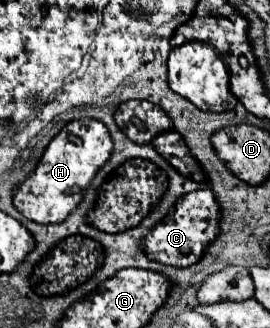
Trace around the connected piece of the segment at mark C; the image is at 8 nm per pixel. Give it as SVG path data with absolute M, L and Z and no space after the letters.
M200 189L178 199L168 217L164 217L164 221L156 225L150 235L146 235L142 249L152 261L174 267L188 267L196 265L196 261L204 257L204 249L208 249L208 245L216 239L216 233L220 233L220 203L210 189Z

